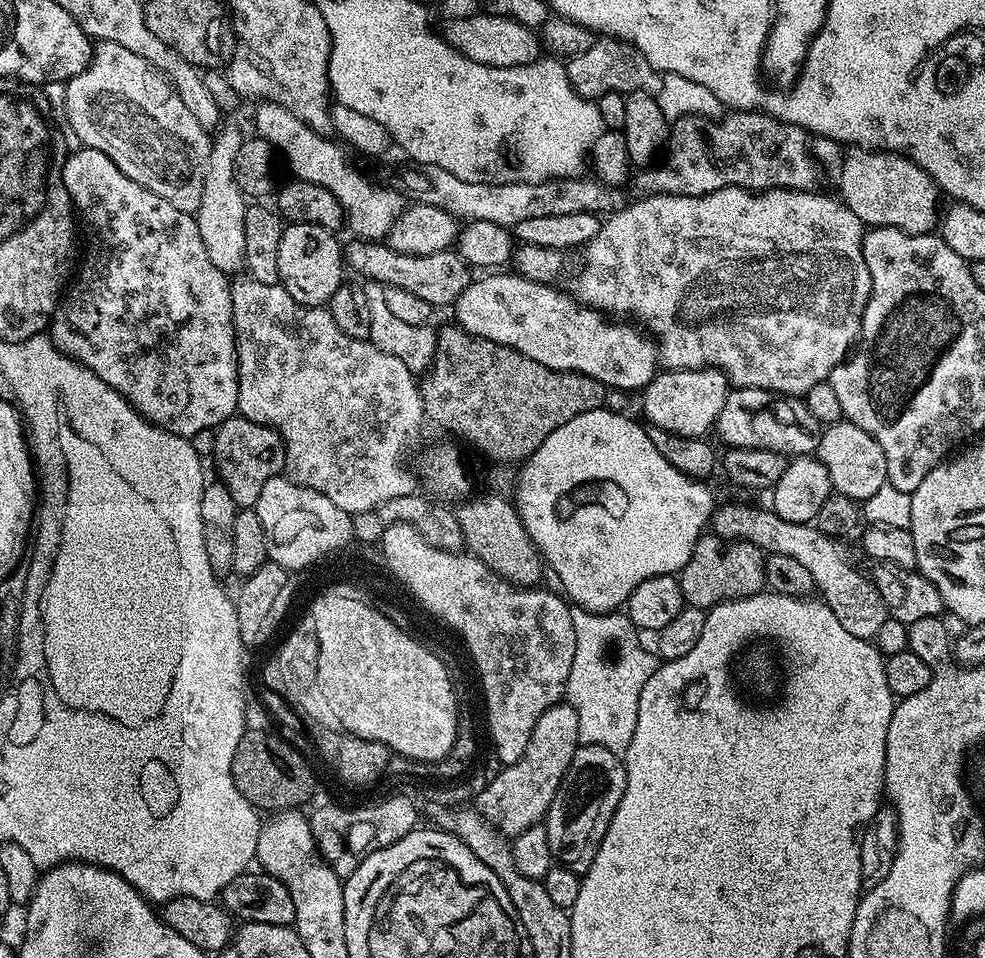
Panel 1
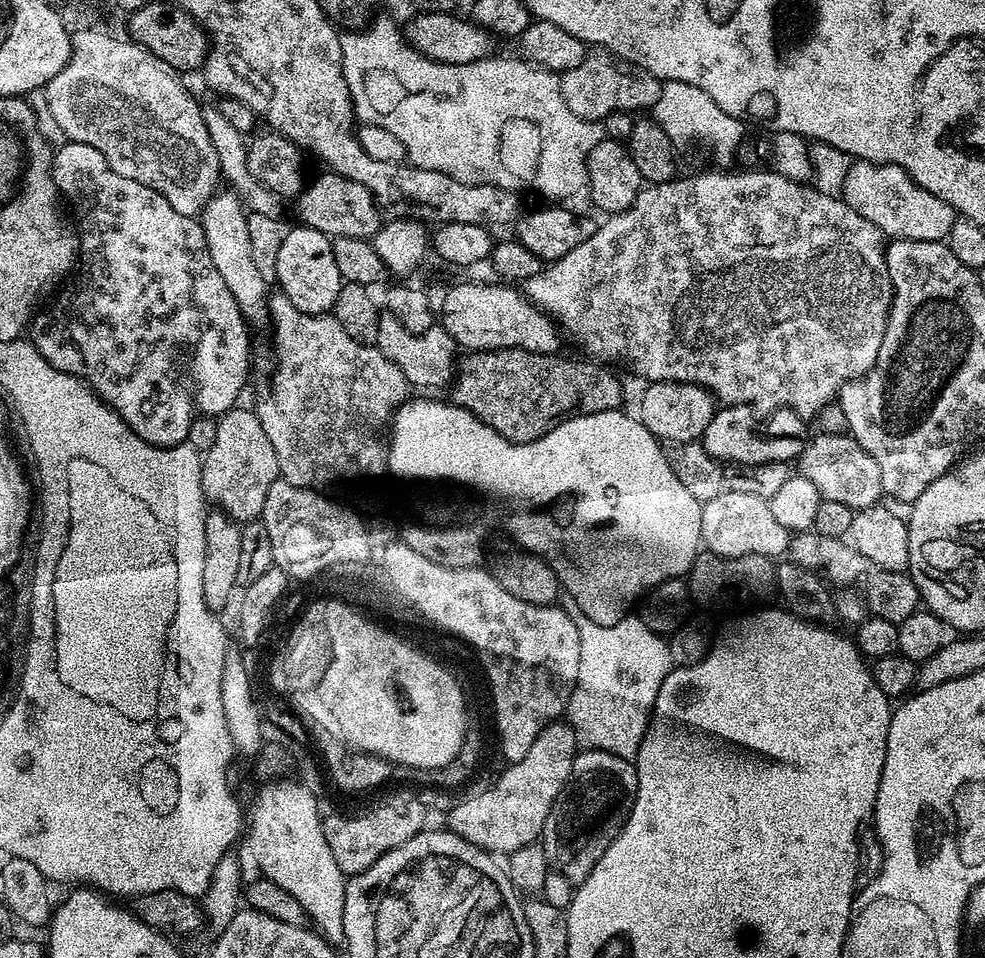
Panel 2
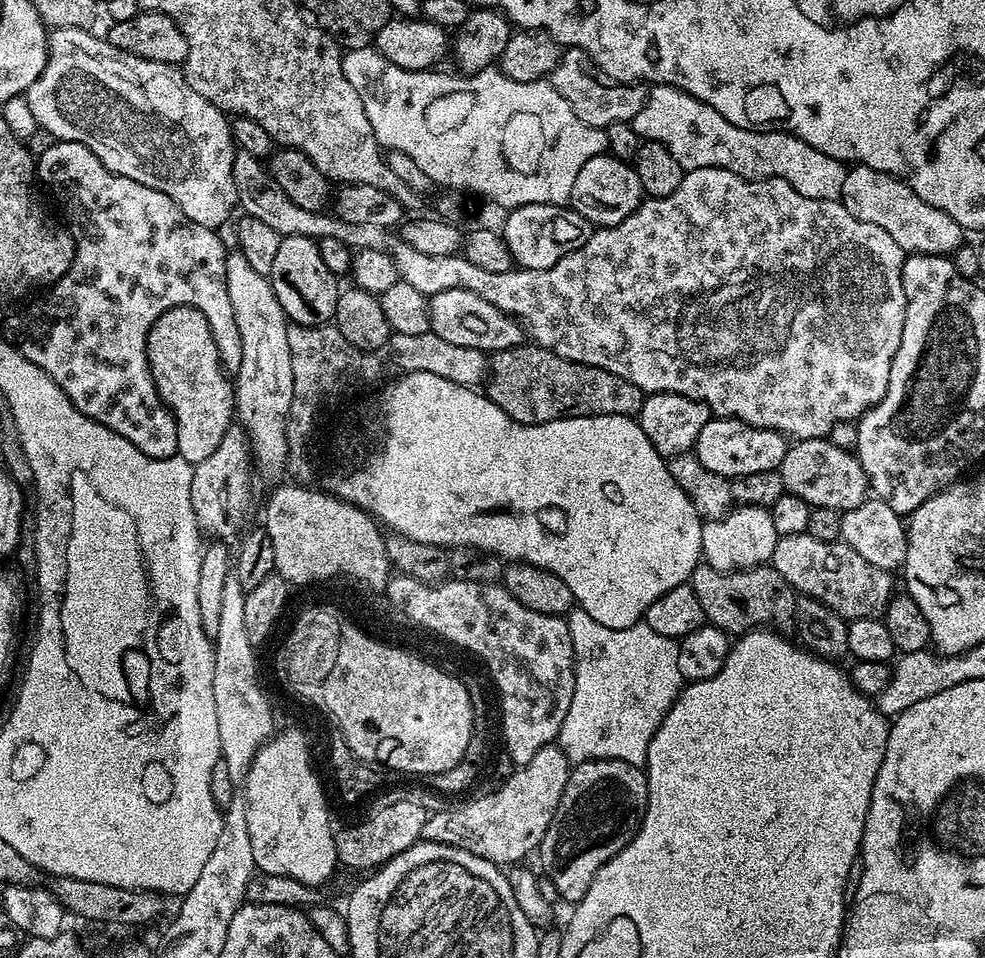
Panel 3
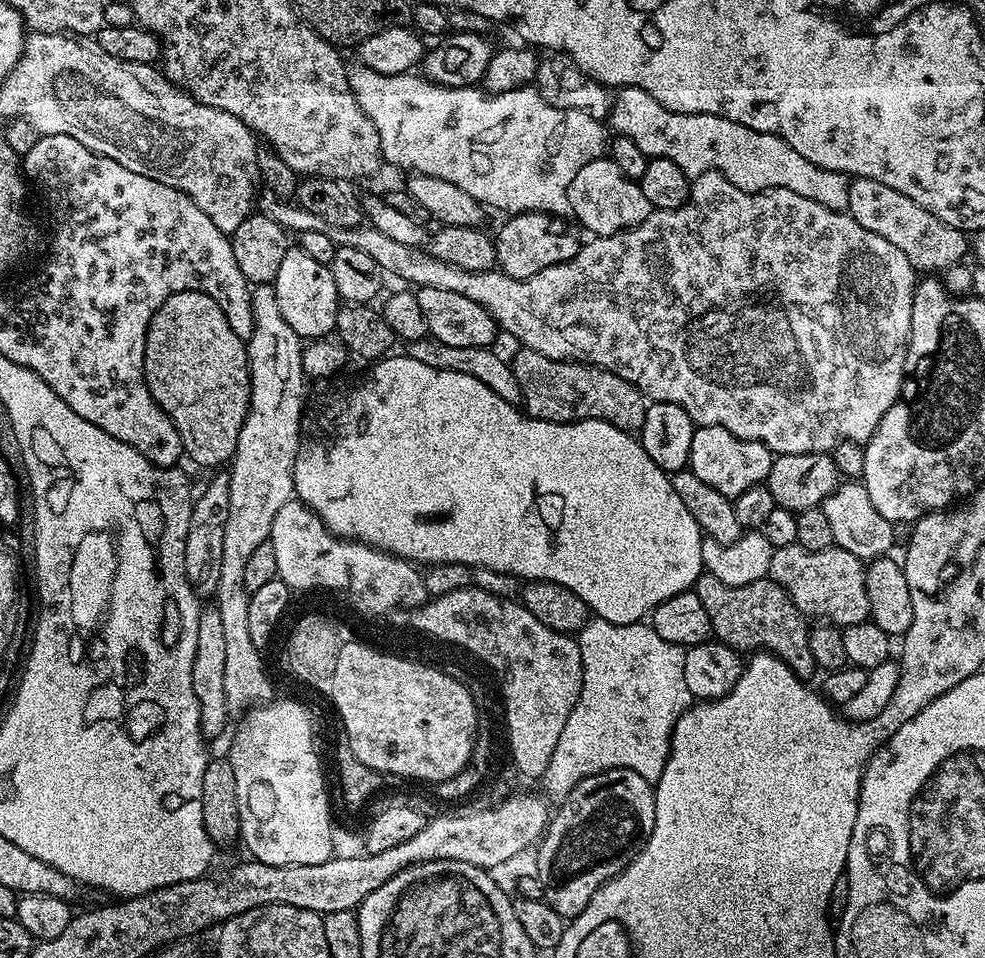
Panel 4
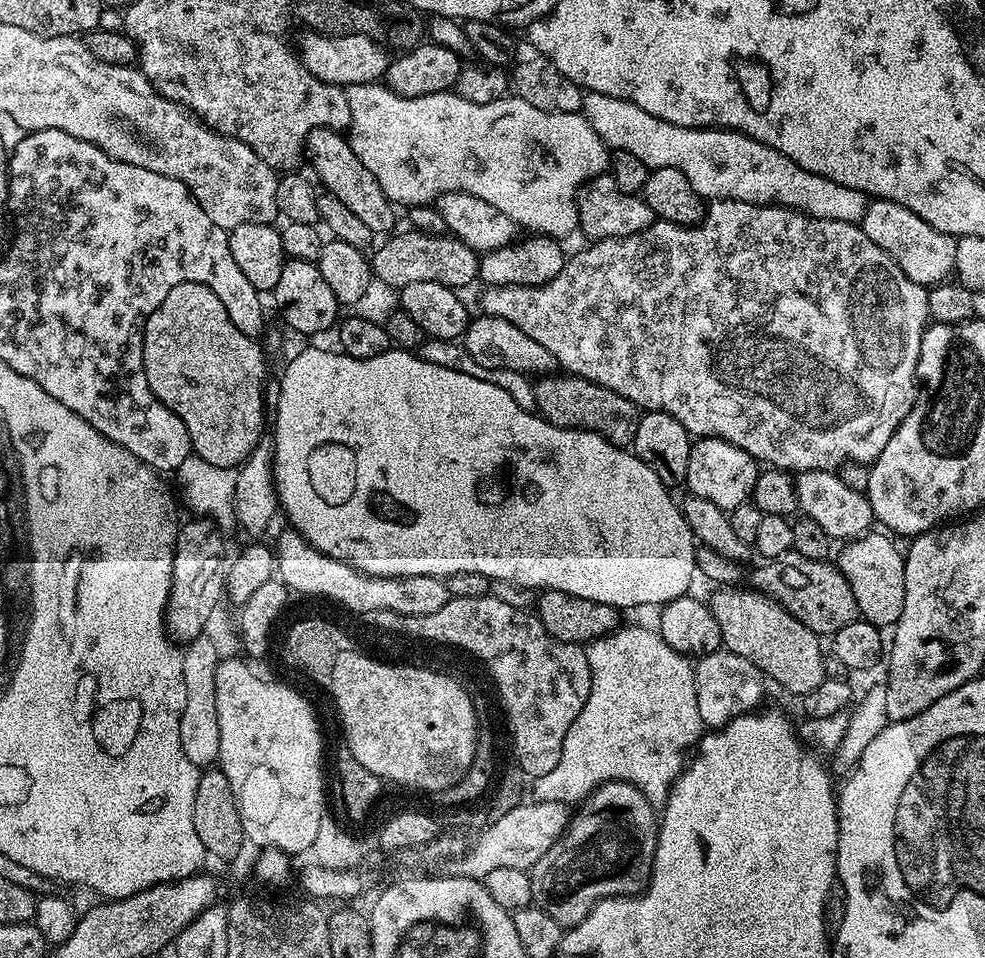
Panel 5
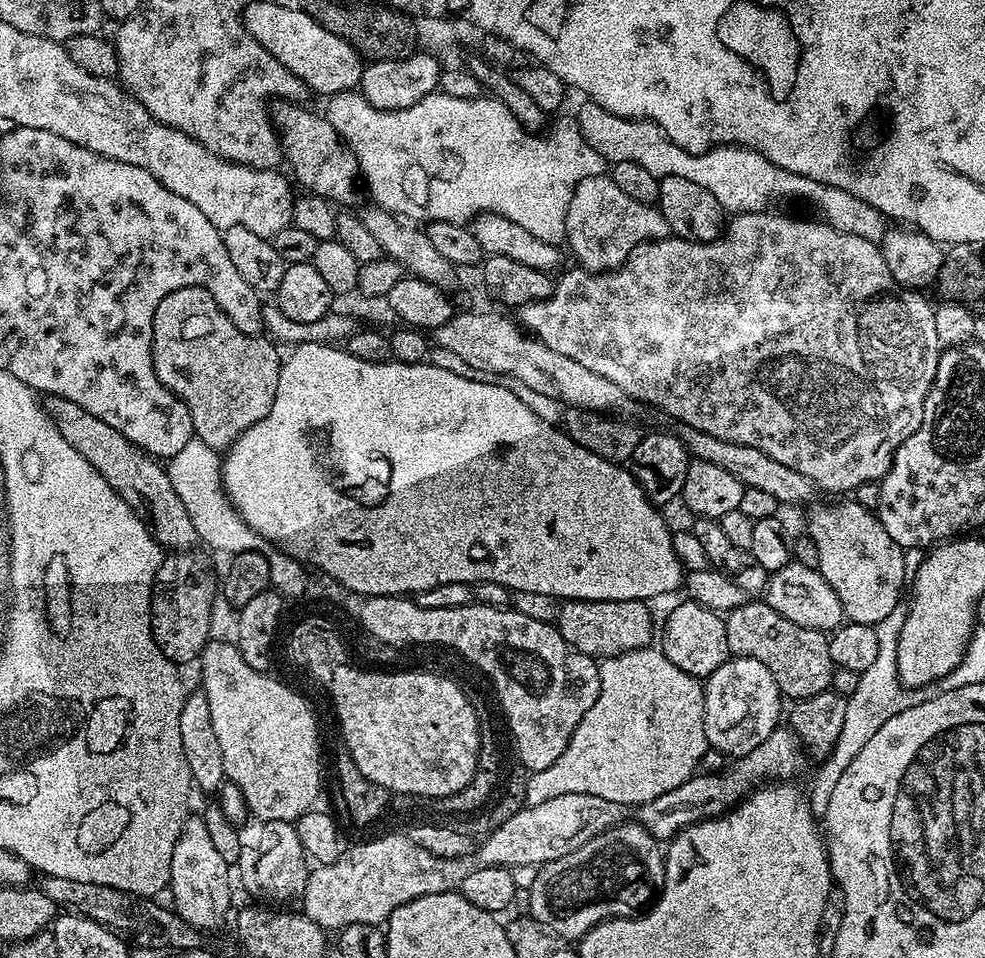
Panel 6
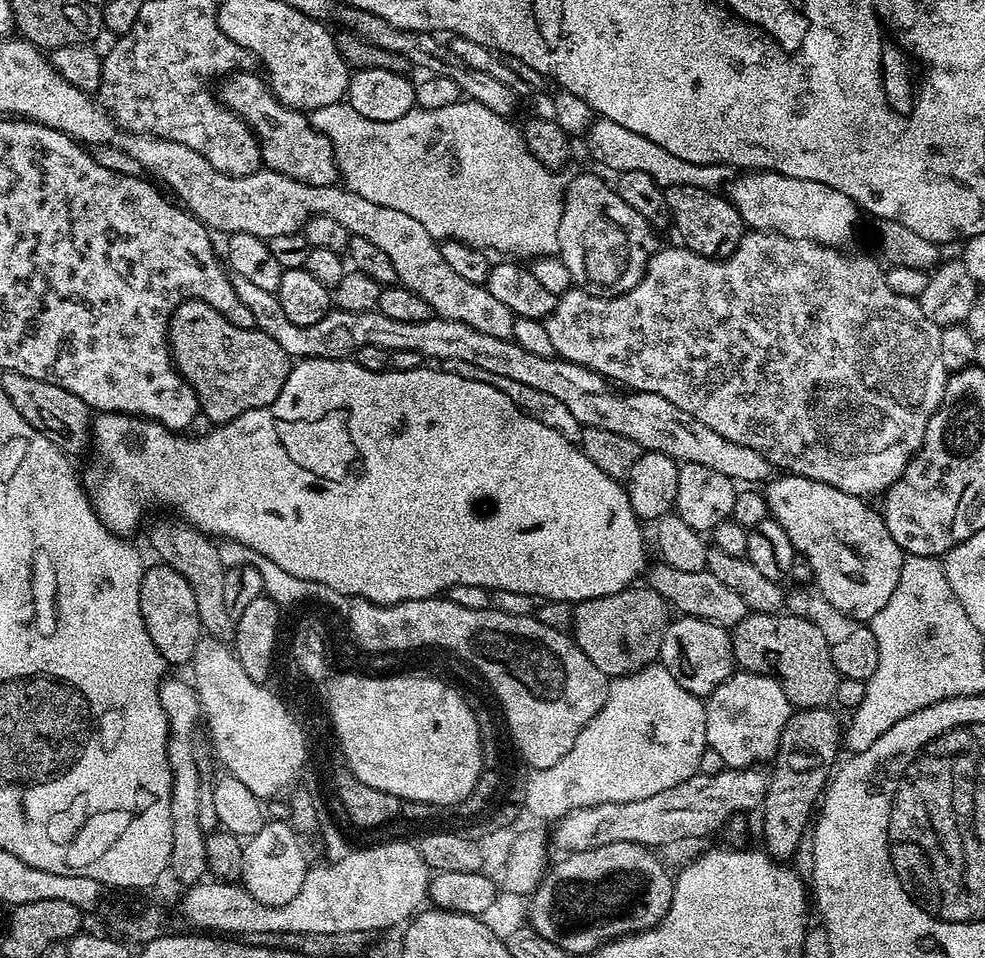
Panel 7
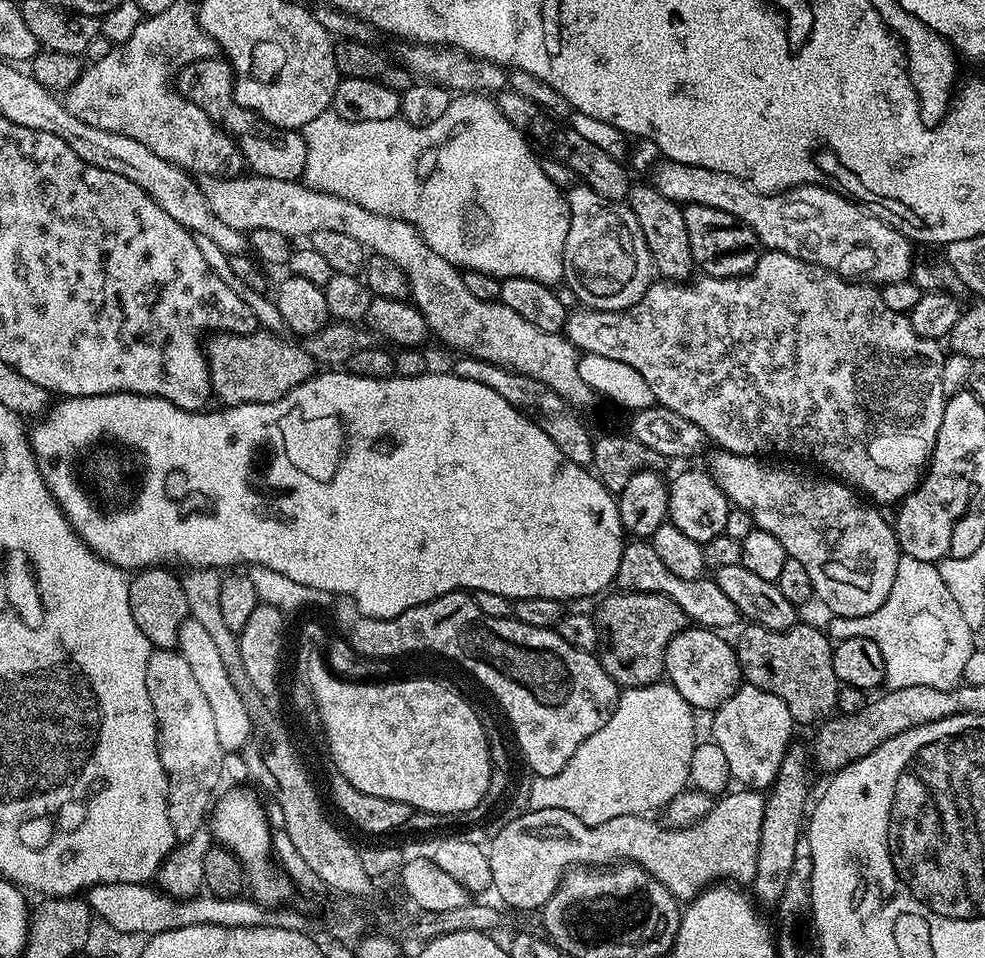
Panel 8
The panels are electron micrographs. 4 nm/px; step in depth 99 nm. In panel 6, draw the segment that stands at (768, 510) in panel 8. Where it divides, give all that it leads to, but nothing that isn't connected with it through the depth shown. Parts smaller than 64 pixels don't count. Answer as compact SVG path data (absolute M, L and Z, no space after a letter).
M848 498L845 499L845 504L828 504L825 508L816 508L808 516L808 528L806 534L810 539L814 540L814 545L818 548L818 564L822 578L826 578L826 582L830 582L830 586L834 586L834 590L838 594L838 602L842 602L842 610L844 611L845 621L853 624L870 624L878 625L882 622L882 618L886 618L886 614L890 614L890 610L901 607L900 591L905 591L906 573L904 570L904 554L905 549L898 546L898 542L894 542L894 538L890 538L890 534L886 534L886 526L882 526L879 515L871 508L863 508L861 504L856 503L855 500Z

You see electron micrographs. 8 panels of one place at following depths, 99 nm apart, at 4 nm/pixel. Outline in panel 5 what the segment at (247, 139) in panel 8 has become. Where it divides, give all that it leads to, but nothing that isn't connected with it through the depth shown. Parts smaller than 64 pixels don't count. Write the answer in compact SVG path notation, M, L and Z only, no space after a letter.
M335 128L310 130L306 145L306 160L307 163L312 163L312 168L316 171L315 179L321 185L324 183L323 187L332 192L334 198L342 198L342 203L349 210L354 210L354 214L358 214L358 218L362 218L362 222L366 222L366 226L370 226L374 234L391 233L397 227L395 226L397 209L392 201L386 198L382 186L378 186L378 178L374 178L374 174L370 174L366 166L362 166L358 154L354 154L351 143L340 136L343 135Z

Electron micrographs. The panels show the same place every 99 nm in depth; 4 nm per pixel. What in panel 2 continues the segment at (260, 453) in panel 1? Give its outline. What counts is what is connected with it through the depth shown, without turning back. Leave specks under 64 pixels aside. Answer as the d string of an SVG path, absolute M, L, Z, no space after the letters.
M251 407L231 408L216 420L214 446L210 446L210 450L203 453L200 469L202 470L202 490L205 501L219 511L227 512L228 517L241 526L251 524L253 520L263 517L266 494L270 490L270 486L274 486L274 482L280 479L278 454L274 454L274 445L266 435L266 430L262 430L262 422L256 417L255 411Z

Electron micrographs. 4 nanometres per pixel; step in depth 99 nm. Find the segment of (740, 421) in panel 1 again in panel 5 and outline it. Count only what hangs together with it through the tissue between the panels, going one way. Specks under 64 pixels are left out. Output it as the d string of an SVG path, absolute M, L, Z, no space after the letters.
M713 436L697 439L690 450L690 462L686 466L684 484L687 491L698 498L714 502L714 506L731 510L734 506L749 503L754 482L760 476L761 465L746 450Z

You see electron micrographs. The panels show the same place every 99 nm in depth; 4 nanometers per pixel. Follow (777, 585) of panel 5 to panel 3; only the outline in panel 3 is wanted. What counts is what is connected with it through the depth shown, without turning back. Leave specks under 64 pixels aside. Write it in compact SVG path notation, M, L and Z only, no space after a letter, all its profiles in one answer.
M807 531L802 534L786 534L779 537L774 546L770 566L774 570L778 570L778 574L782 574L782 578L786 578L786 582L790 582L790 586L797 594L809 596L830 606L830 610L834 610L842 619L849 622L858 618L883 617L884 612L888 609L888 603L892 601L894 595L893 573L889 569L879 568L873 566L871 562L866 562L866 558L862 558L862 554L858 554L858 550L854 550L849 544L845 544L839 539L819 541Z

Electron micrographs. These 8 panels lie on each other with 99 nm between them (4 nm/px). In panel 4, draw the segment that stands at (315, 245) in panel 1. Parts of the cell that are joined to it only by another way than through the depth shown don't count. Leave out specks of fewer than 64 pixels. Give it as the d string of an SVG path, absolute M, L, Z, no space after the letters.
M289 246L282 258L274 287L278 294L278 306L282 309L282 318L290 322L290 330L308 342L328 338L335 333L342 301L338 286L334 286L334 274L329 265L310 258L310 254L298 246Z

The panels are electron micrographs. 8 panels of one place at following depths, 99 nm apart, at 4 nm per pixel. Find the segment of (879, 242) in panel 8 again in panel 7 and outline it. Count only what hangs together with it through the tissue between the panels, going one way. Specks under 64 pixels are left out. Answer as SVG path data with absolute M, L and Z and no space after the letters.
M745 171L727 185L726 195L749 229L777 232L786 238L812 240L828 248L843 249L856 236L861 209L842 190L806 178L790 178L777 172Z

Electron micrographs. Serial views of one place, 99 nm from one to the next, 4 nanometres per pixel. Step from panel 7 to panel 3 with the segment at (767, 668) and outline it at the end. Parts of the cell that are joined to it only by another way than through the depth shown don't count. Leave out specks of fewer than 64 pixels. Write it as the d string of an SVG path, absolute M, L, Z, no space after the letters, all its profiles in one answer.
M699 563L692 571L690 583L707 623L729 634L743 634L753 630L785 630L796 623L797 592L790 582L771 566L744 568L741 572L714 570L714 566Z

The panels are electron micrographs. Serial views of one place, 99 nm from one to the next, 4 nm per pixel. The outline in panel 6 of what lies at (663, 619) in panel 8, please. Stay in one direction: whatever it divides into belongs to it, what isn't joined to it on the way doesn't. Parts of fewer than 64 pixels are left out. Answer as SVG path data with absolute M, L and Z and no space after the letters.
M565 600L554 621L562 638L593 658L617 656L630 650L647 648L652 640L652 612L642 600Z

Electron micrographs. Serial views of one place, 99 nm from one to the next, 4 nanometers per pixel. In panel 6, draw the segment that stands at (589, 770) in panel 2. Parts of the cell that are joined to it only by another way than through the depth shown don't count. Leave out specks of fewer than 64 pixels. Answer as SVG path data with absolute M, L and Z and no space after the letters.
M625 822L608 828L598 834L598 838L590 838L586 846L578 846L578 850L562 858L539 865L537 872L540 873L527 889L527 911L553 936L565 942L576 942L602 922L626 920L629 916L643 913L657 899L660 889L664 887L664 852L658 841L639 822Z

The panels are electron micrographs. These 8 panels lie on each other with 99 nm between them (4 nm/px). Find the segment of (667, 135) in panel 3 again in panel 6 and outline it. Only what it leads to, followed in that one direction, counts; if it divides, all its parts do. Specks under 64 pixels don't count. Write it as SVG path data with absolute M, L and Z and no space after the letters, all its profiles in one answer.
M584 102L581 106L578 123L586 142L590 142L590 146L598 150L609 165L638 162L638 166L650 170L650 174L658 178L673 176L698 182L698 186L706 186L706 190L718 198L725 213L762 212L769 207L768 200L805 200L823 223L846 234L858 234L858 238L879 244L889 230L888 217L874 210L870 202L862 202L862 198L854 198L854 194L838 190L838 186L826 186L822 182L814 182L814 178L782 170L782 166L774 166L770 158L749 148L726 144L709 152L687 152L682 150L682 146L674 146L672 139L653 120L631 120L610 114L610 110L591 102Z

